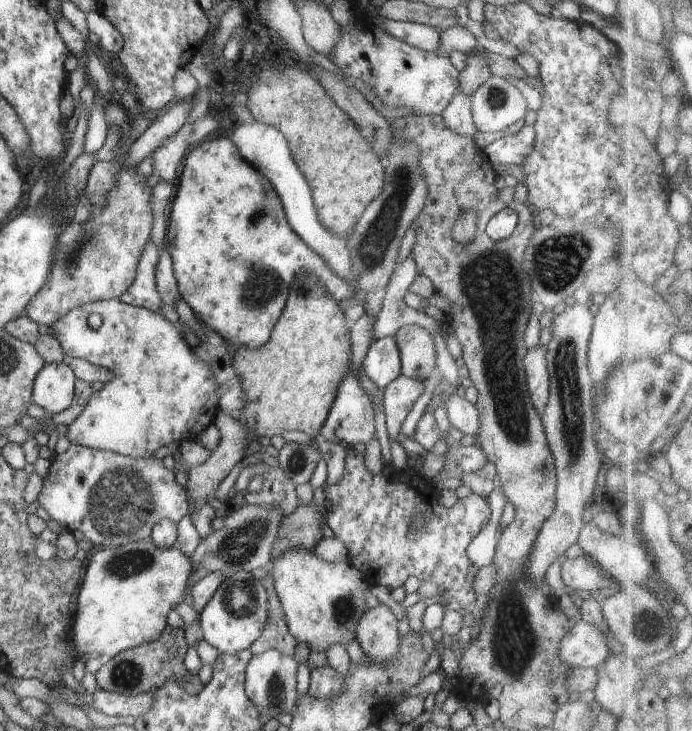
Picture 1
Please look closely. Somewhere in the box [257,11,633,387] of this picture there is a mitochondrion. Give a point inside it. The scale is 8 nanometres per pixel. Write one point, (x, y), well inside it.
(371, 246)

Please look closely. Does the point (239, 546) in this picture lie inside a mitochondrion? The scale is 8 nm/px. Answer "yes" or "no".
yes

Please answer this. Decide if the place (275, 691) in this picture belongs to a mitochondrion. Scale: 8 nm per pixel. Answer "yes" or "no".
yes

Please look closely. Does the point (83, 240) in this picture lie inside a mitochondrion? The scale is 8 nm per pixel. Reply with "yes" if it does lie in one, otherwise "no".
yes

